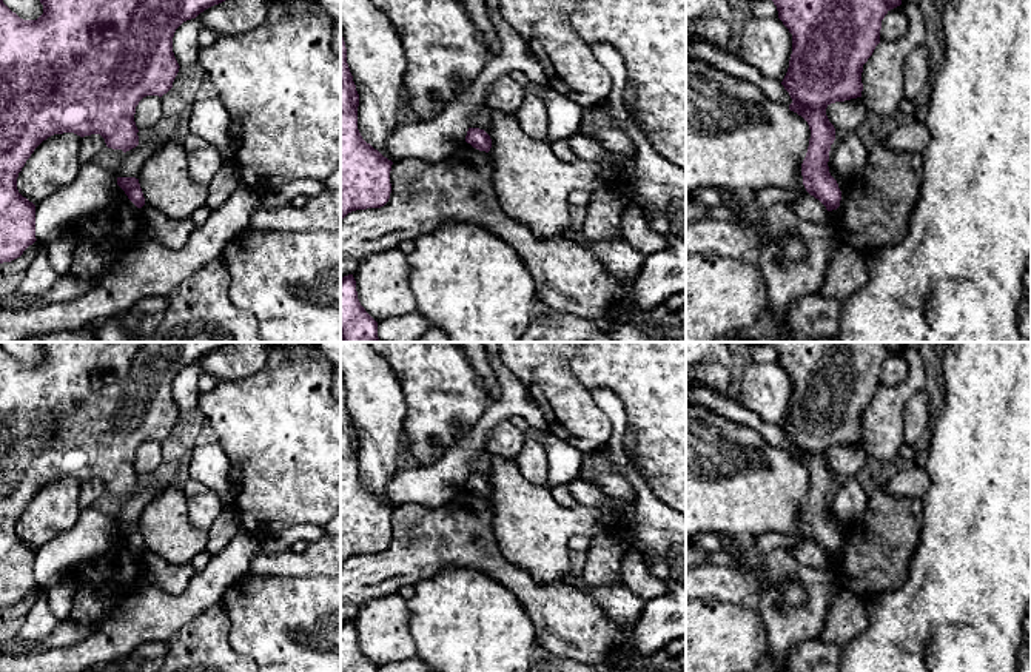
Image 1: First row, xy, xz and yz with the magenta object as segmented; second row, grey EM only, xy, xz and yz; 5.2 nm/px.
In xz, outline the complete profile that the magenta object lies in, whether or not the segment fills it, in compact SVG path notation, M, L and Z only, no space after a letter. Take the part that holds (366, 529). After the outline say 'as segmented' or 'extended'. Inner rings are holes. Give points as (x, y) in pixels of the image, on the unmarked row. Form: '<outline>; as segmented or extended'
M341 378L341 566L356 555L384 552L391 538L393 507L362 484L358 452L359 439Z; as segmented

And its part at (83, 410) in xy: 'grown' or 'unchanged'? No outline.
unchanged

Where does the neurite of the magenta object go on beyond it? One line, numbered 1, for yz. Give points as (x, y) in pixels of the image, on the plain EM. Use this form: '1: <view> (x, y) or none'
1: none

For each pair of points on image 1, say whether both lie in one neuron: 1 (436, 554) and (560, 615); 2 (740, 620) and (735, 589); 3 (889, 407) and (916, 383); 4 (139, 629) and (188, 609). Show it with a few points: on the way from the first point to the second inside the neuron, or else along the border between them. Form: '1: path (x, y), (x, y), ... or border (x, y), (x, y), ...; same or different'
1: path (467, 554), (483, 554), (529, 592); same
2: border (703, 600), (754, 606); different
3: path (896, 401), (910, 387); same
4: path (151, 617), (176, 611); same

